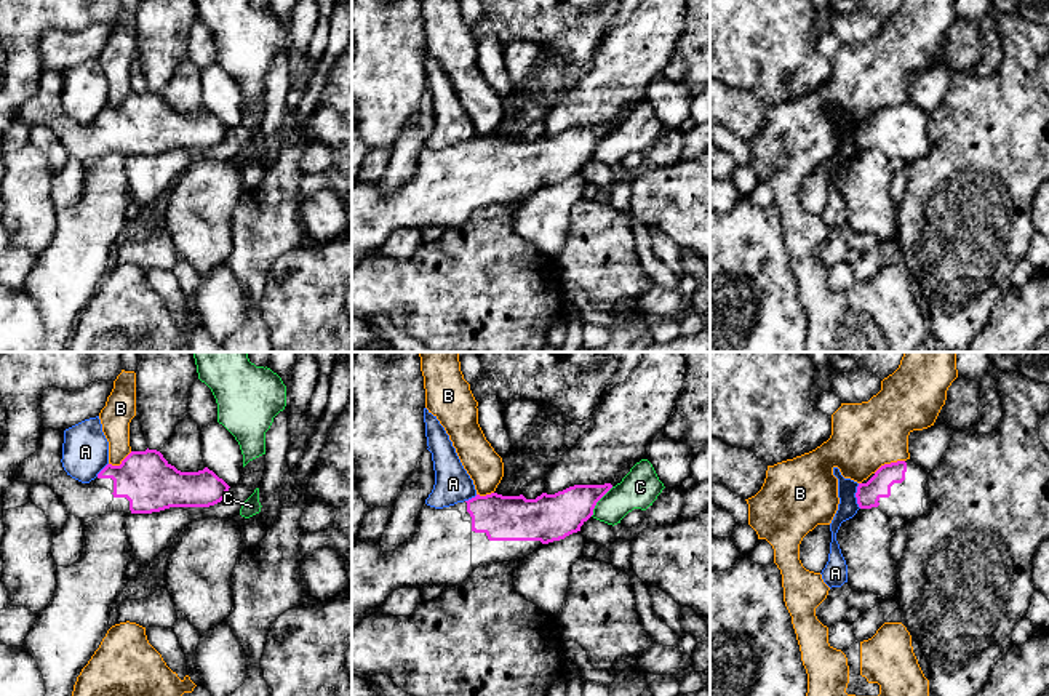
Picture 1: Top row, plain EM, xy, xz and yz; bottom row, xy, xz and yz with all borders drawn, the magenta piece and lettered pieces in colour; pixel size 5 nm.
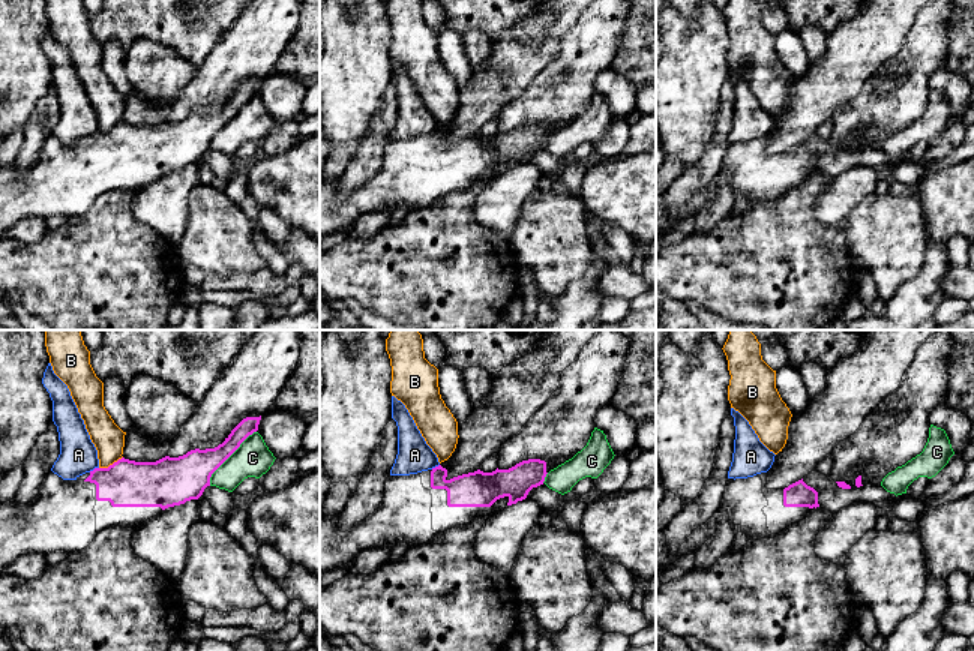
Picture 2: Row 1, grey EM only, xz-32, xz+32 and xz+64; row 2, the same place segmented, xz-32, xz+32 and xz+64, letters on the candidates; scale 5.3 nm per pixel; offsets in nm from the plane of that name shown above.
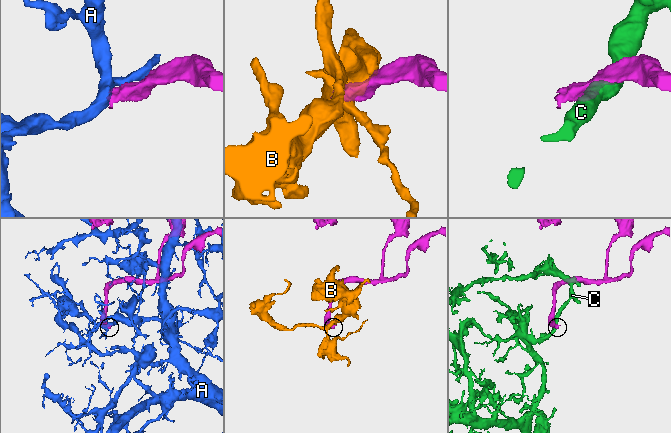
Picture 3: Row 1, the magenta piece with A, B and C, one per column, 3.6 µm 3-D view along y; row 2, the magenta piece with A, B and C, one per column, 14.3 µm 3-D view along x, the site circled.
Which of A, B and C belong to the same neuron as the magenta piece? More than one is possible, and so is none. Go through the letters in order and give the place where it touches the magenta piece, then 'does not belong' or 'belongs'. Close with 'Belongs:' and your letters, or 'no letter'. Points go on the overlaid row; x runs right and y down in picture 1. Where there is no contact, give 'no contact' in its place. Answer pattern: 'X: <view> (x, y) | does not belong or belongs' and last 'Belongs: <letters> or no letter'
A: yz (856, 496) | does not belong
B: yz (888, 464) | does not belong
C: xz (598, 500) | does not belong
Belongs: no letter

